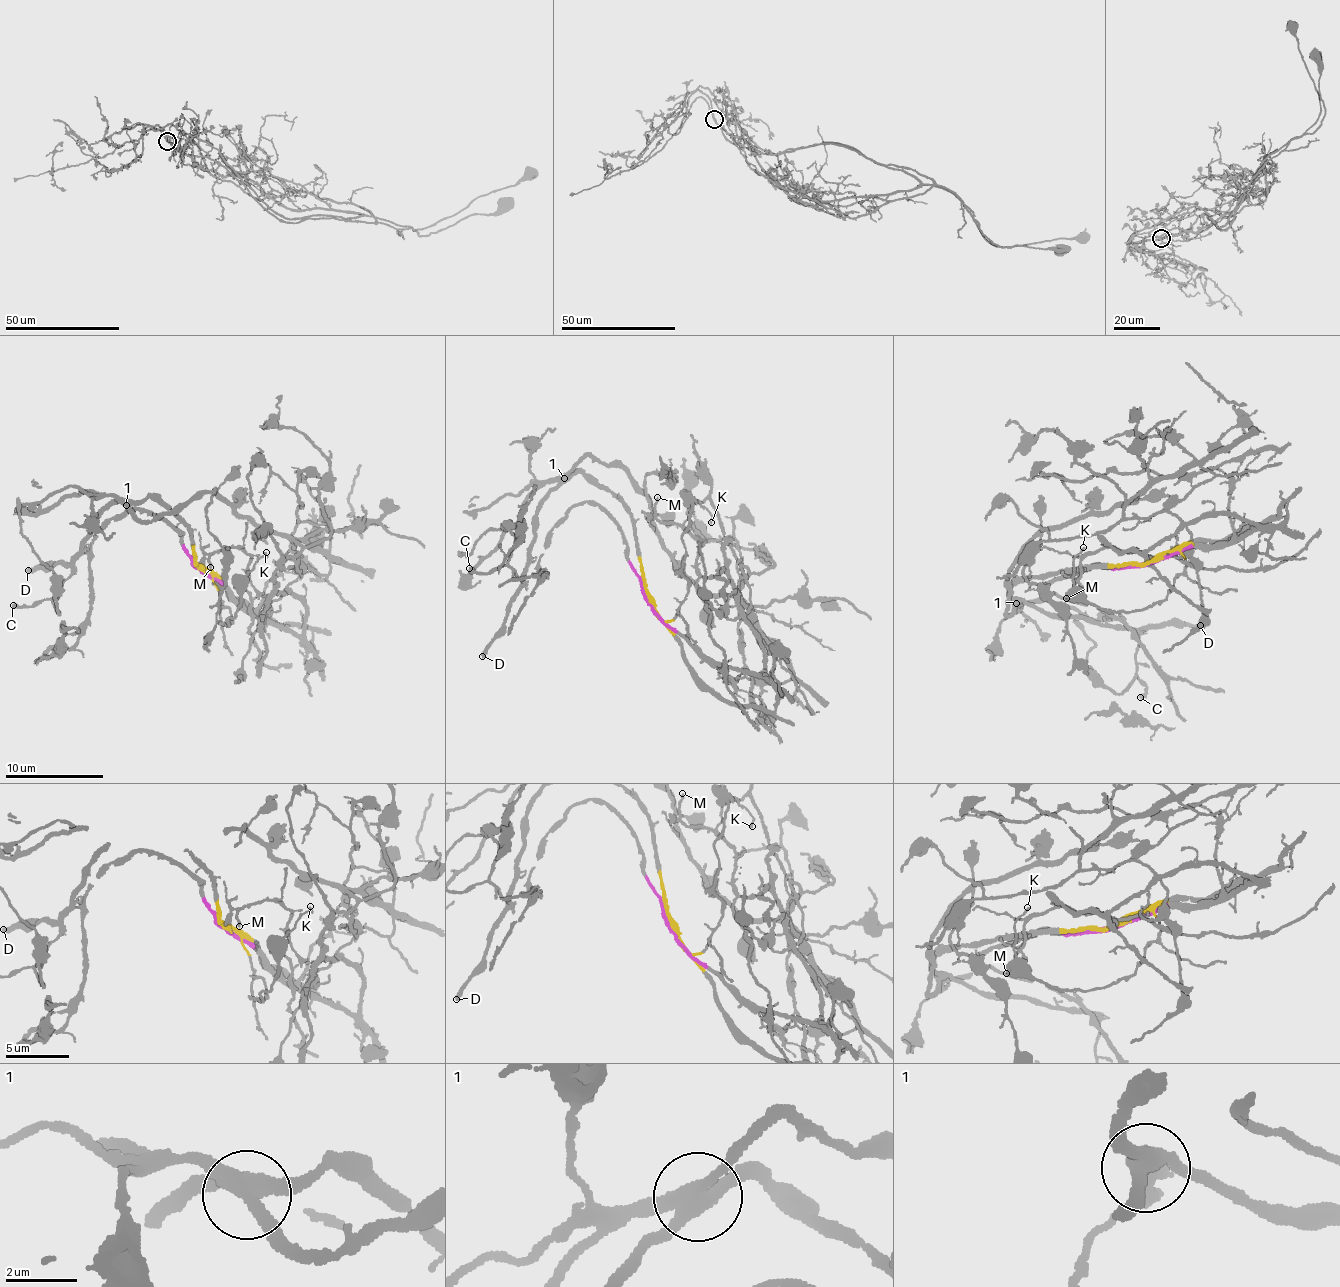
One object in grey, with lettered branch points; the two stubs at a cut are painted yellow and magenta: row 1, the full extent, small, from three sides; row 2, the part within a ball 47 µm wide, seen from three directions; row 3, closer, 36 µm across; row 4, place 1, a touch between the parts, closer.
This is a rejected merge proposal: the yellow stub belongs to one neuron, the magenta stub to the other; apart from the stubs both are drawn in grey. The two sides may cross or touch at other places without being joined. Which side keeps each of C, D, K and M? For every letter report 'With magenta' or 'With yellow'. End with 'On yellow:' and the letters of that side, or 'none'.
C: With yellow
D: With yellow
K: With yellow
M: With yellow
On yellow: C, D, K, M

